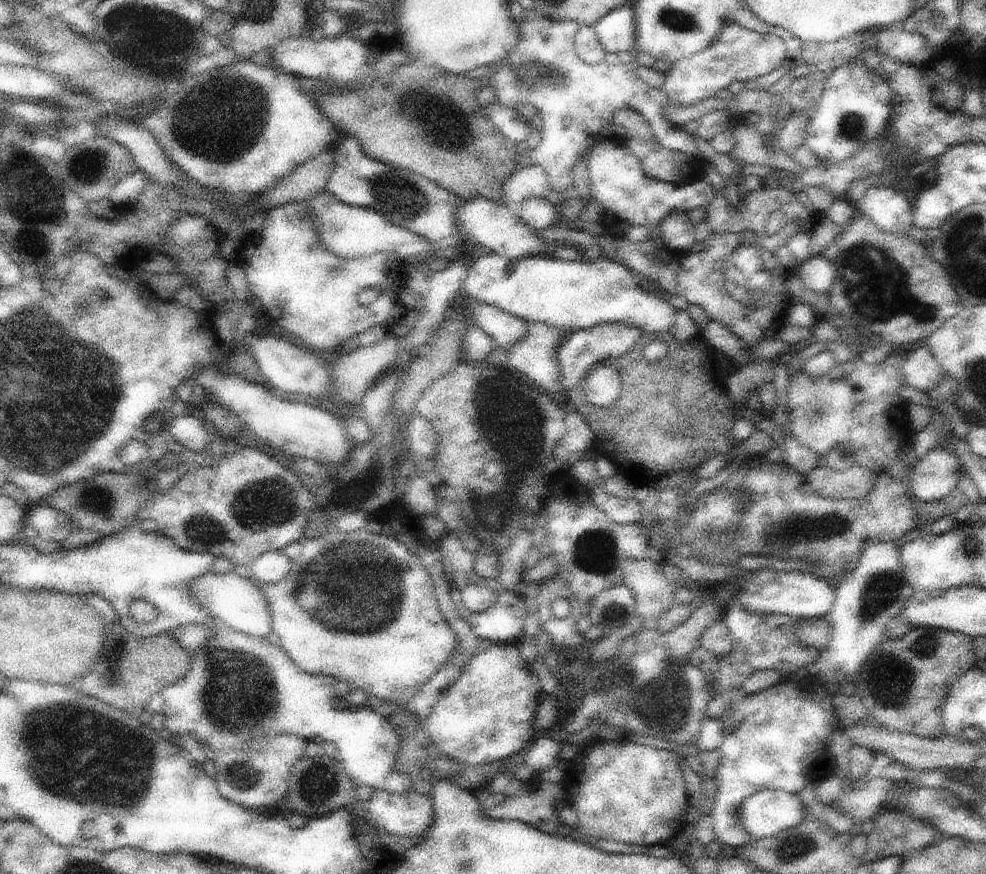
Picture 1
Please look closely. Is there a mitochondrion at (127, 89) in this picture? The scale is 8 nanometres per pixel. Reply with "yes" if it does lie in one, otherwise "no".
no

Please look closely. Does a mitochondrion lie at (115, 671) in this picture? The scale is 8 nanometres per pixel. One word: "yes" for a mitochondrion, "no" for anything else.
no

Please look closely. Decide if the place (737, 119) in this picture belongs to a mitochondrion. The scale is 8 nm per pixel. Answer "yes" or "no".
no

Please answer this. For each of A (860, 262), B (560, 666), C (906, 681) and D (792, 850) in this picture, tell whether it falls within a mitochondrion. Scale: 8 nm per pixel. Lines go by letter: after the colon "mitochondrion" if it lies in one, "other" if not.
A: mitochondrion
B: other
C: mitochondrion
D: mitochondrion

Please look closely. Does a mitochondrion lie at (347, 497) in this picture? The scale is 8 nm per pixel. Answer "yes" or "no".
yes

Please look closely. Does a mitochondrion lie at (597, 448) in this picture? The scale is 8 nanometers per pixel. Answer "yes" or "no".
no

